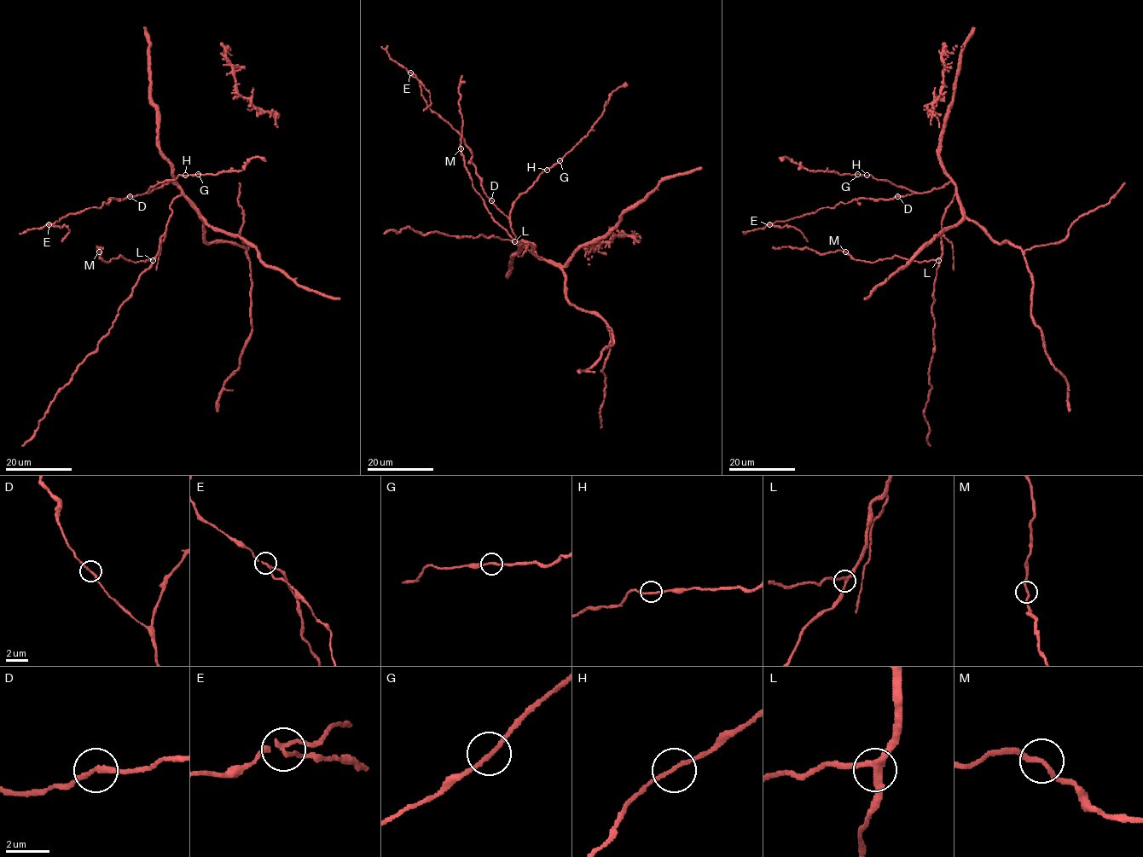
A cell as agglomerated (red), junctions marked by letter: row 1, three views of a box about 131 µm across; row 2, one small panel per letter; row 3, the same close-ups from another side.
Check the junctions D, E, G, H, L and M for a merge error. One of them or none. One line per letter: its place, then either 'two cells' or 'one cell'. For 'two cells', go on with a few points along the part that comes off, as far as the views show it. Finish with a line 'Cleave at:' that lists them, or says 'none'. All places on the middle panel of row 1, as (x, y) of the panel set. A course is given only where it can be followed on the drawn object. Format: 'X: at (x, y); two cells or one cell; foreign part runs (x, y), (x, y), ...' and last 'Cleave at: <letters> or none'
D: at (491, 200); one cell
E: at (410, 72); two cells; foreign part runs (410, 72), (430, 94), (431, 104), (423, 111)
G: at (559, 160); one cell
H: at (547, 170); one cell
L: at (514, 241); one cell
M: at (461, 148); one cell
Cleave at: E

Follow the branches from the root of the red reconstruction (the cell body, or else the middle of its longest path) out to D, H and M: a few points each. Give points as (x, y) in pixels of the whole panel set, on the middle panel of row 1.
D: (539, 257), (518, 240), (510, 220), (491, 200)
H: (539, 257), (518, 240), (511, 228), (510, 211), (513, 202), (547, 170)
M: (539, 257), (543, 258), (536, 257), (530, 245), (519, 245), (491, 216), (472, 186), (461, 148)

